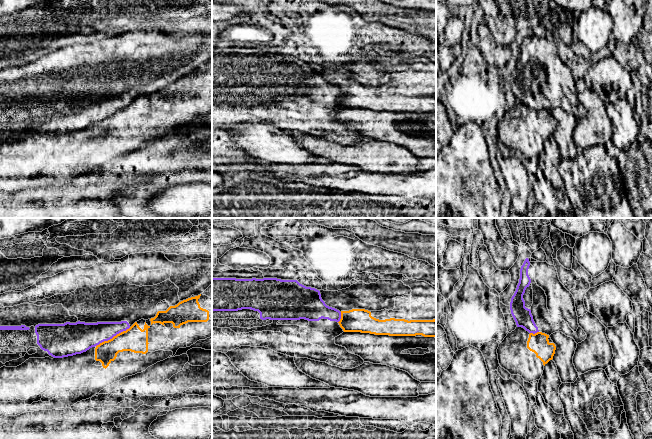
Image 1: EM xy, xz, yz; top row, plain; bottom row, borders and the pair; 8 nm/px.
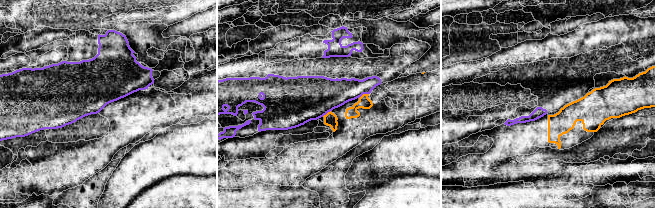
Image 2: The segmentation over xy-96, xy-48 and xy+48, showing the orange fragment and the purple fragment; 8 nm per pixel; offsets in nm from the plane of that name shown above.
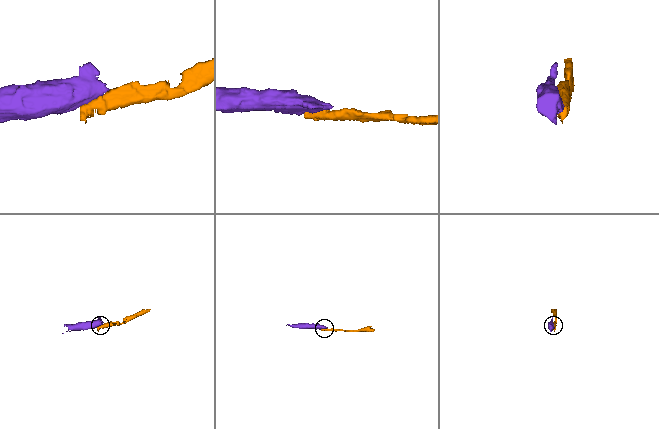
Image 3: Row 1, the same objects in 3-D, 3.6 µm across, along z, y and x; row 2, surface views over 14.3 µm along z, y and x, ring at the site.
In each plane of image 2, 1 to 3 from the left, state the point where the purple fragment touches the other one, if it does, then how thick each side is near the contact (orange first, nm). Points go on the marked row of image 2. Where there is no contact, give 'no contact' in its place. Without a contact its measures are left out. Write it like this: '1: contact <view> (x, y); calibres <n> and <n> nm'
1: no contact
2: contact xy-48 (364, 94); calibres 100 and 240 nm
3: no contact

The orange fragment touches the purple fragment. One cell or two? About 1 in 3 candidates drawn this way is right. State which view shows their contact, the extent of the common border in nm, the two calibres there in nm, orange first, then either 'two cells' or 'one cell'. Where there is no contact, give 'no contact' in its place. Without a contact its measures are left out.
xy | 320 nm | 200/220 nm | two cells

